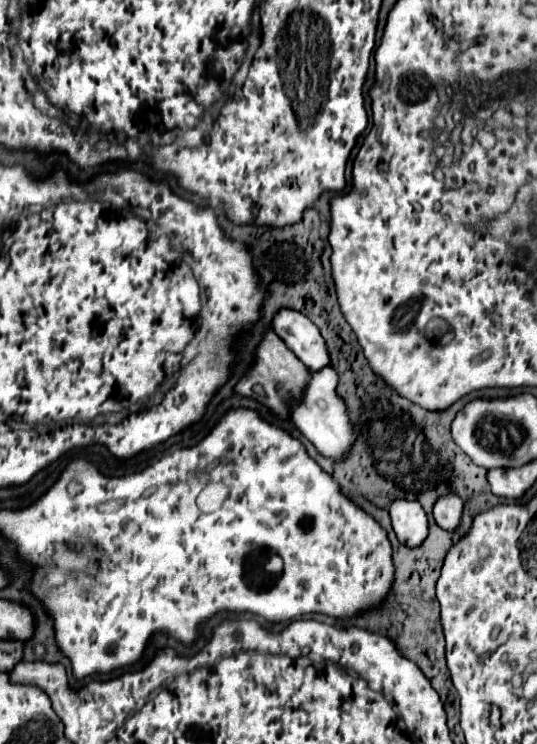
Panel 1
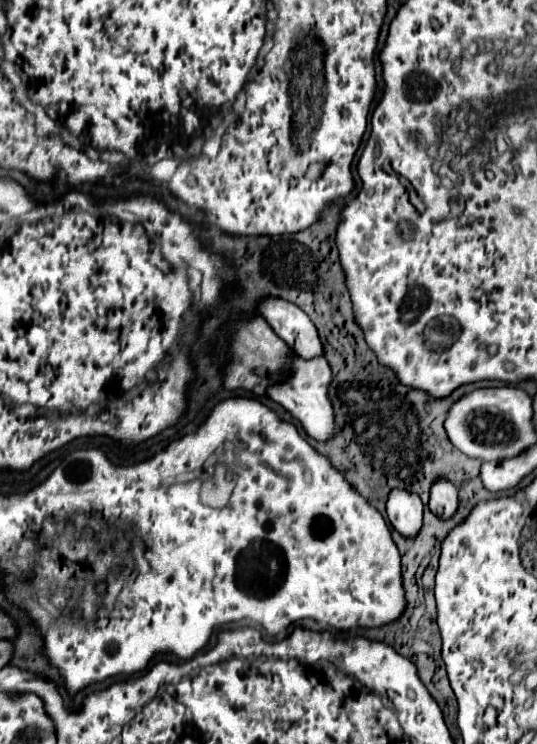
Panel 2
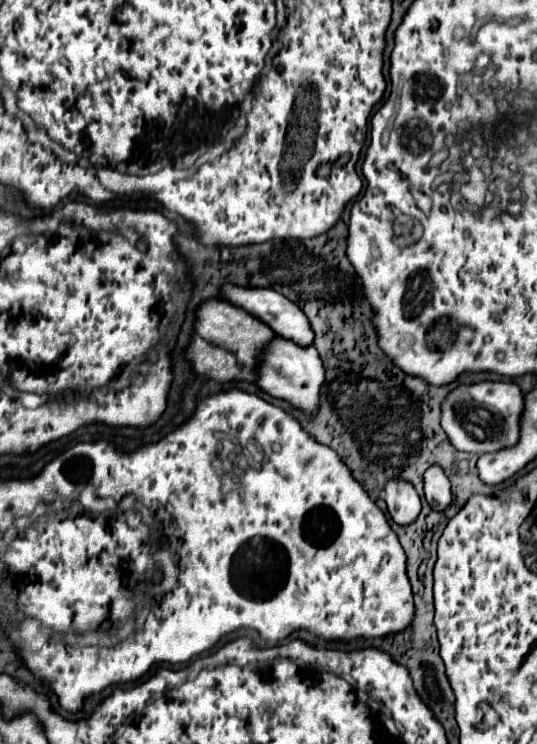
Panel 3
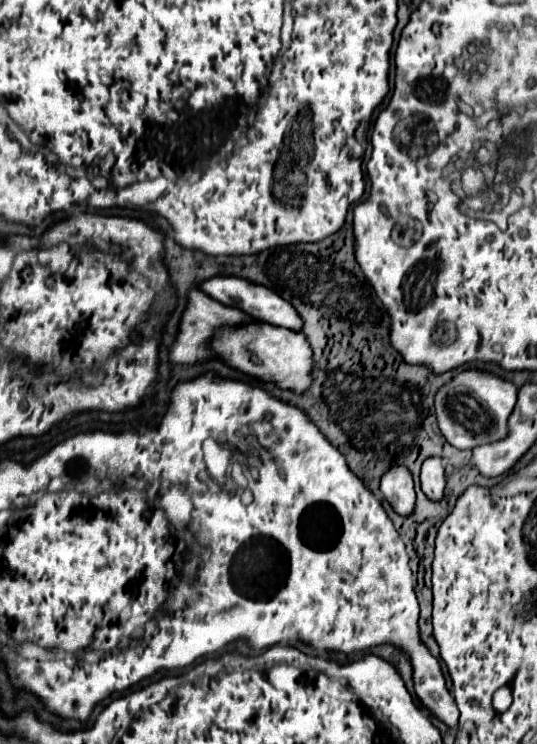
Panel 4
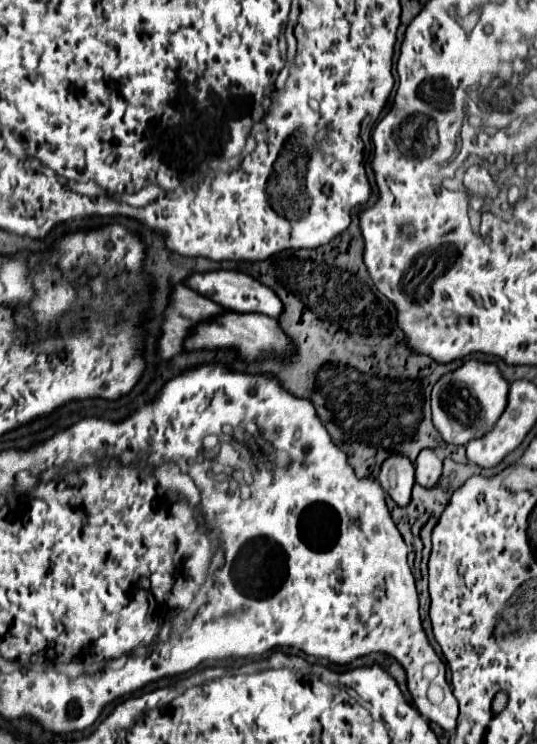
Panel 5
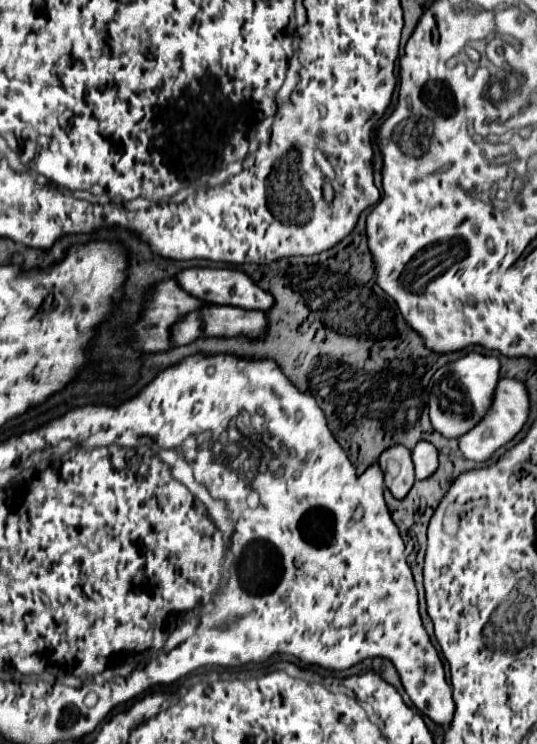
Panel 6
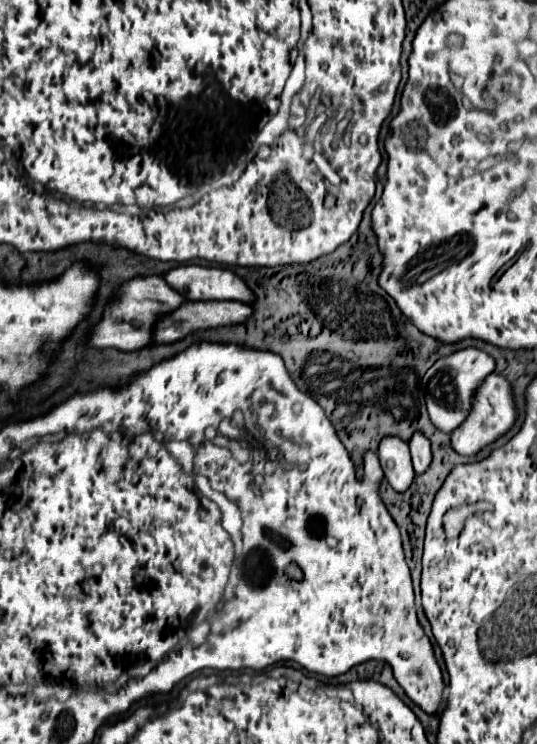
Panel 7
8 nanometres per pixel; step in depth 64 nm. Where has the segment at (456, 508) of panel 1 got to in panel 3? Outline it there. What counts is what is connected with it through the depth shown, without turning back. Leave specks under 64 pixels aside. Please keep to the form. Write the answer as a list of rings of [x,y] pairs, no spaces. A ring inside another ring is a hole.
[[[432,466],[424,472],[424,494],[436,510],[444,510],[450,504],[450,480],[440,466]]]

